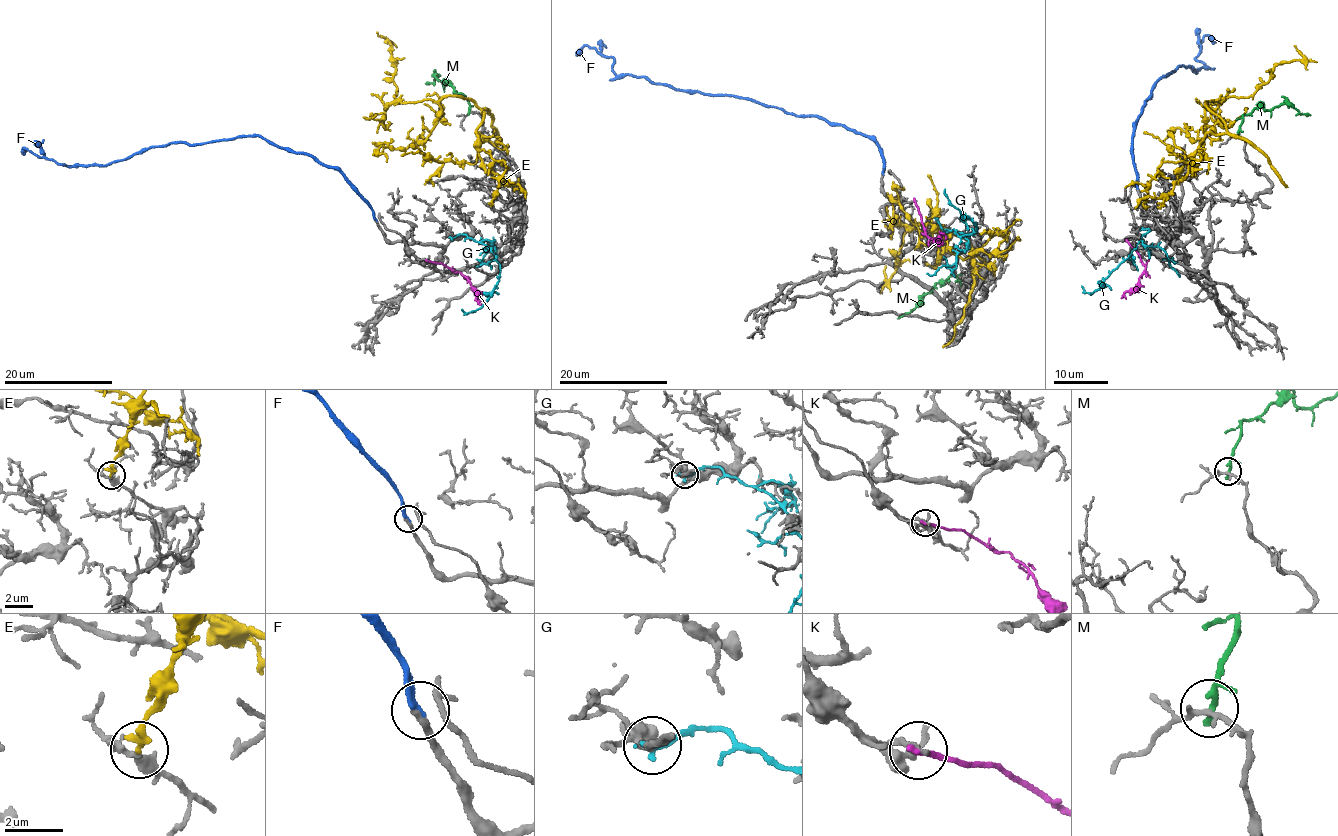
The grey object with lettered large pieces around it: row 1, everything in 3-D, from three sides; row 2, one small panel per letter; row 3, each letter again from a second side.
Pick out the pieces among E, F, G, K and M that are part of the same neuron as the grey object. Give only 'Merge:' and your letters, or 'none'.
Merge: F

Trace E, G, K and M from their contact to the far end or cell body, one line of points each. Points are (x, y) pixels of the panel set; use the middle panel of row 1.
E: (981, 234), (1006, 236), (974, 252), (974, 274), (968, 242), (933, 224), (905, 234), (888, 280), (885, 266)
G: (937, 220), (944, 231), (971, 235), (976, 229), (972, 221), (962, 216), (949, 200), (945, 189)
K: (914, 200), (928, 237), (935, 241), (940, 233), (946, 239)
M: (957, 281), (960, 280), (955, 276), (939, 282), (921, 297), (921, 302), (897, 318)

